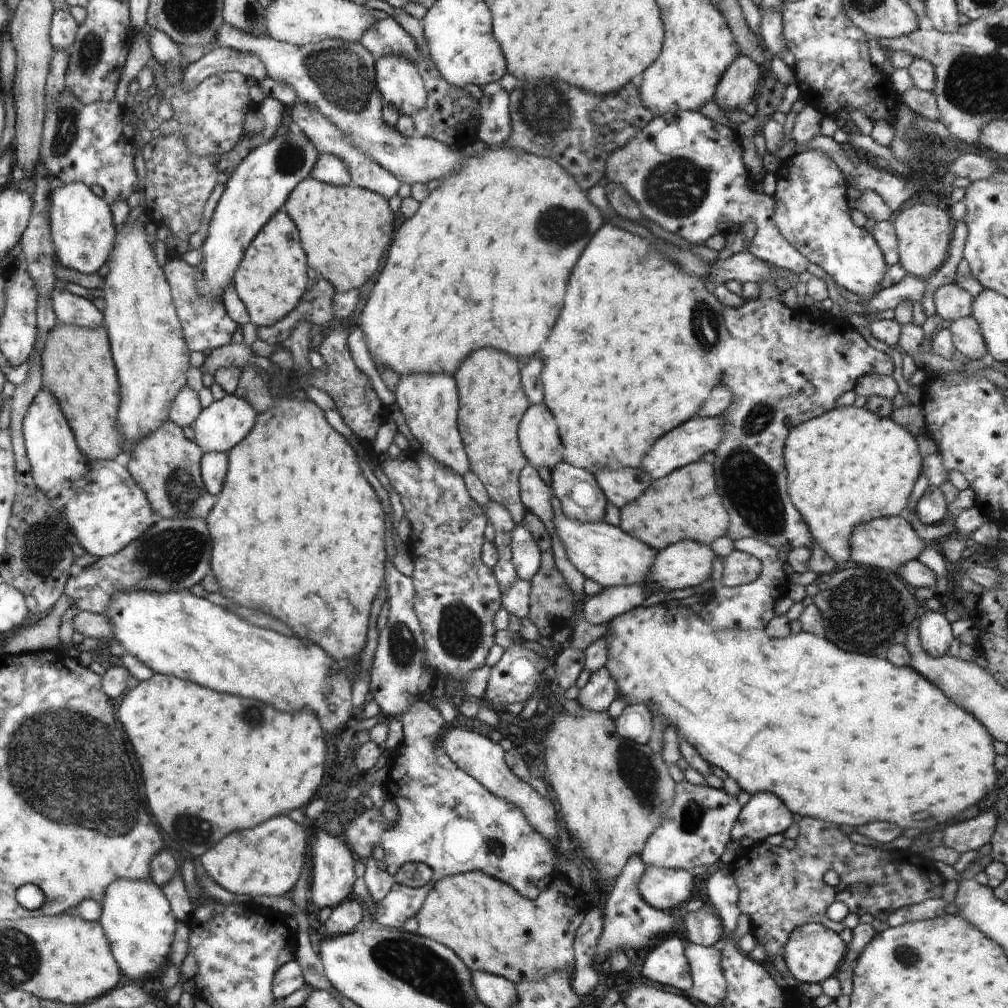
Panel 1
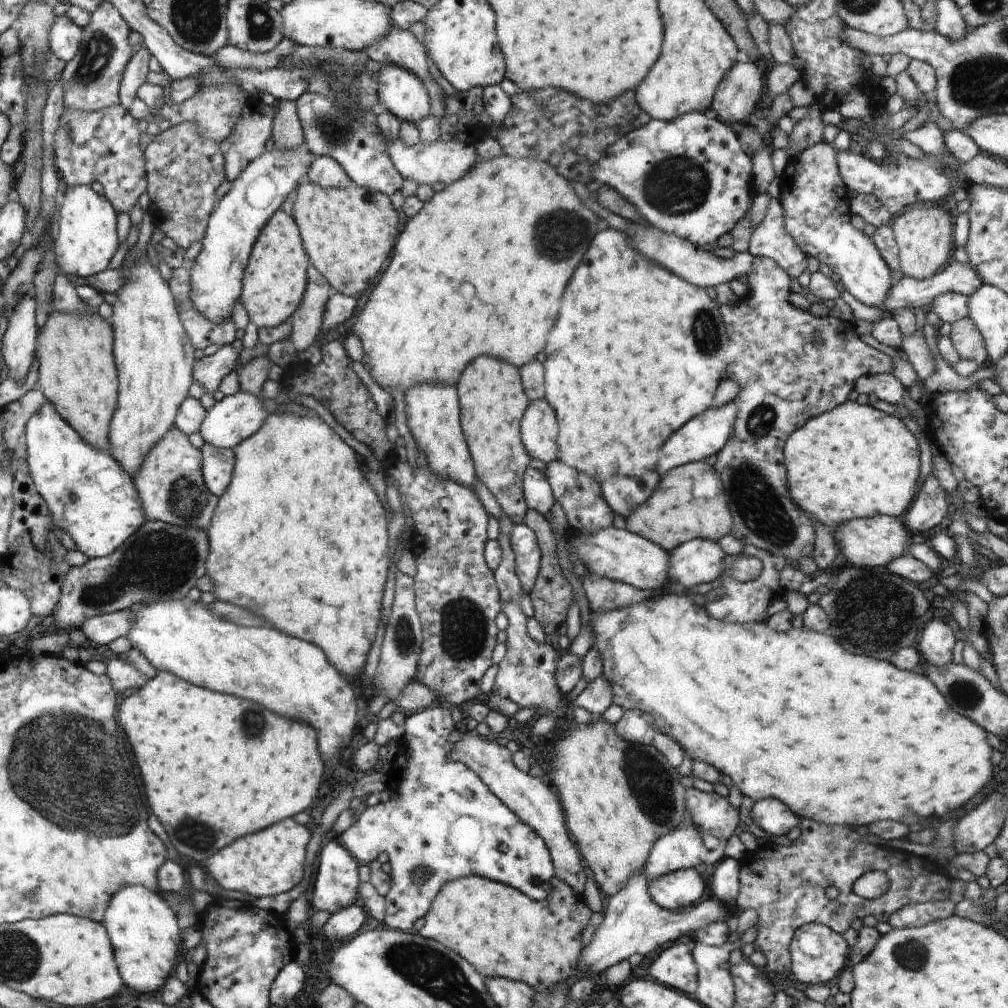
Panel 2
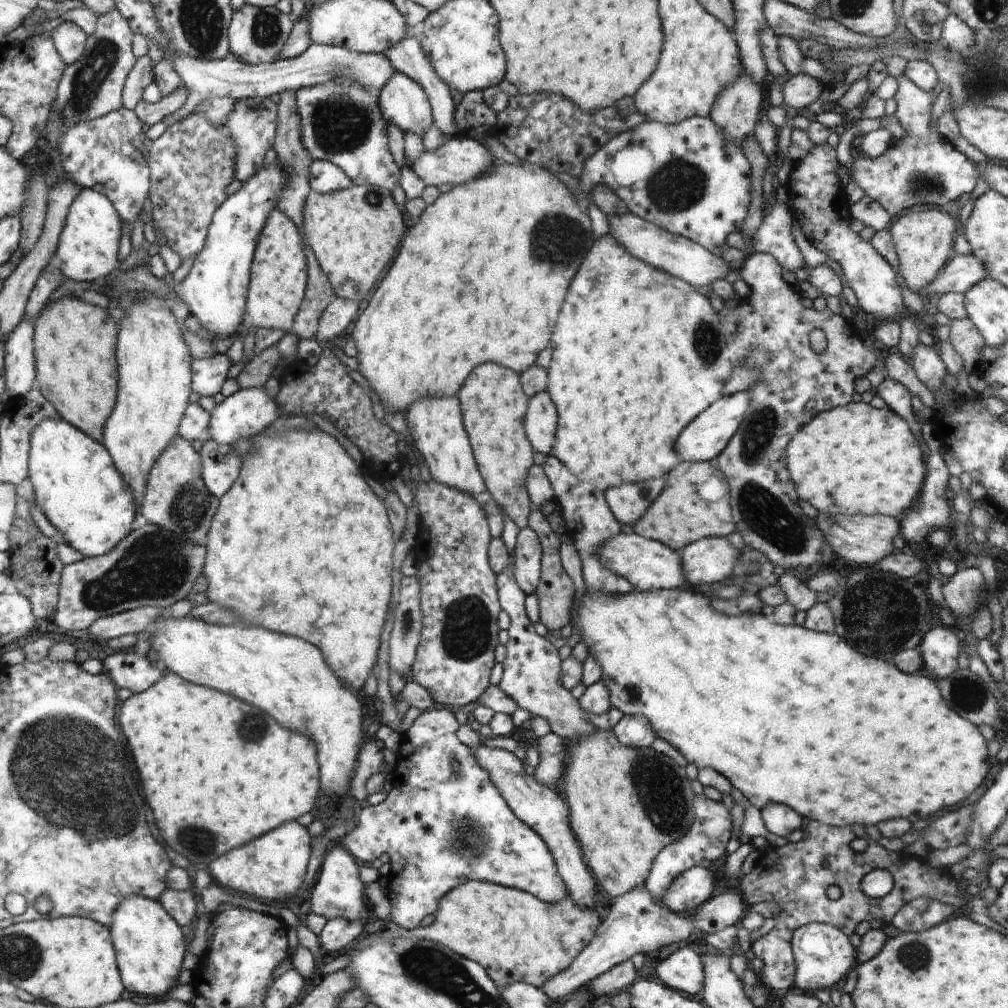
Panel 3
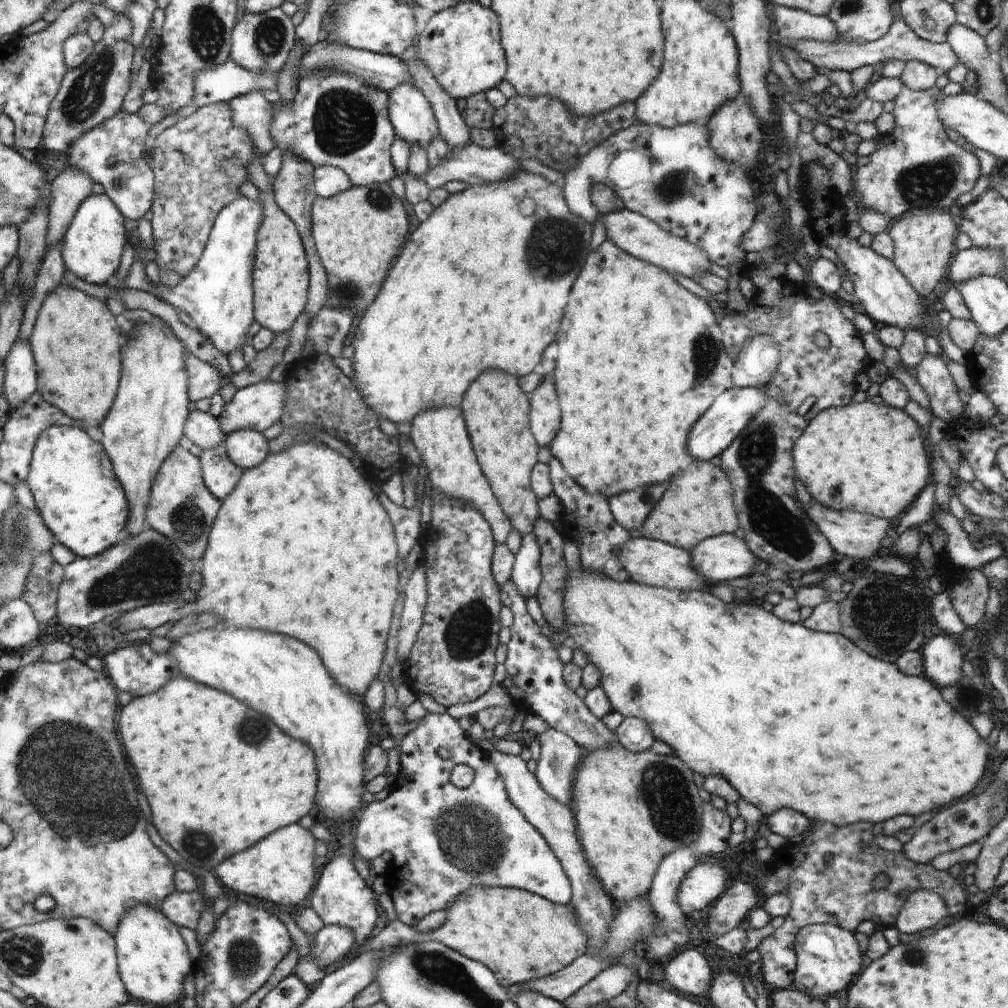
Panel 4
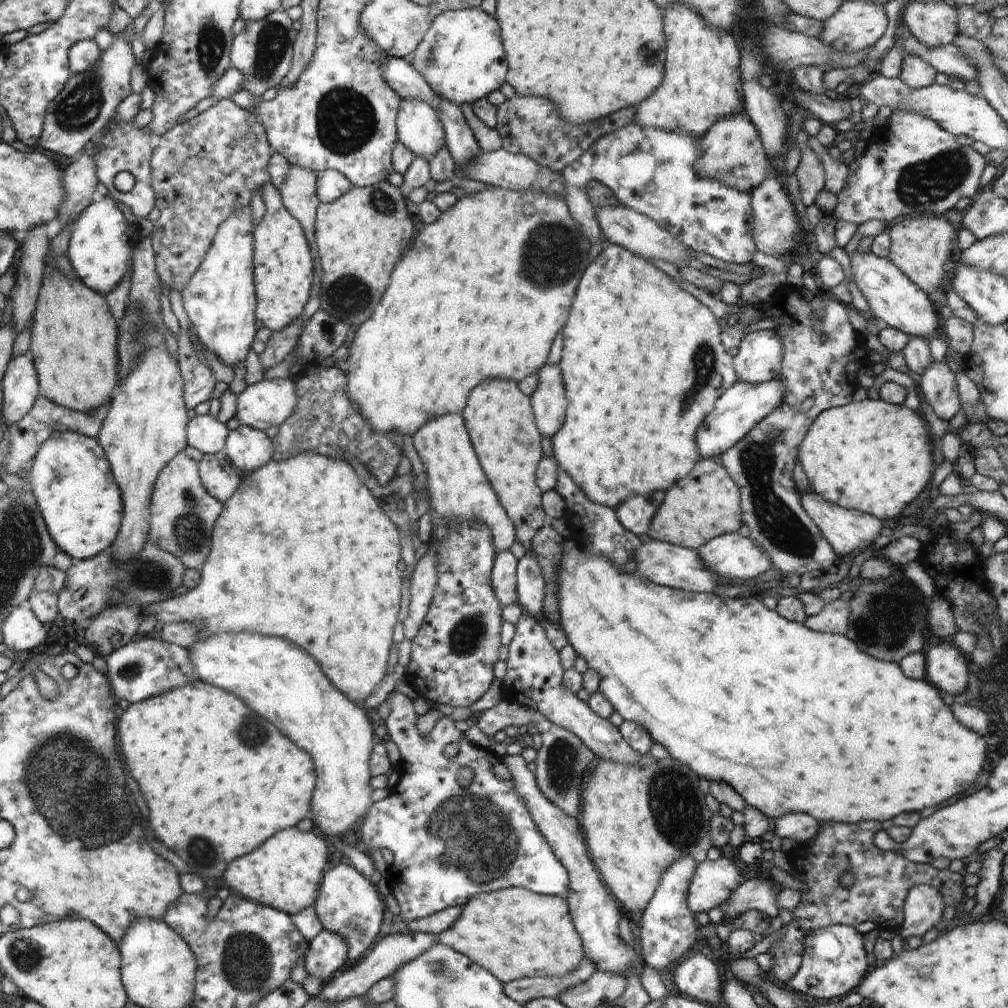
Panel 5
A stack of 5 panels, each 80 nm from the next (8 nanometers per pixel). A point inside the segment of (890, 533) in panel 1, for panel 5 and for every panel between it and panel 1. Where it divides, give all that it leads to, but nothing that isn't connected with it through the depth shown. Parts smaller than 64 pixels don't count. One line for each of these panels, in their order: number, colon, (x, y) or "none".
2: (872, 542)
3: (865, 539)
4: (851, 533)
5: (846, 530)

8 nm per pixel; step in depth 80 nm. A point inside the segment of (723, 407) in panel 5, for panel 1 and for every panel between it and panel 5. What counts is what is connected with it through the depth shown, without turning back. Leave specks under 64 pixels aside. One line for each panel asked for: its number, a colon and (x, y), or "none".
1: (687, 443)
2: (706, 434)
3: (707, 435)
4: (730, 413)

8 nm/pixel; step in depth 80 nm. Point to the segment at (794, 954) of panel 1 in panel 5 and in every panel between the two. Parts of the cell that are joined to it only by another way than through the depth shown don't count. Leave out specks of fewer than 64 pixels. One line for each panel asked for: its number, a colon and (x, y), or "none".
2: (818, 954)
3: (824, 956)
4: (828, 958)
5: (834, 962)

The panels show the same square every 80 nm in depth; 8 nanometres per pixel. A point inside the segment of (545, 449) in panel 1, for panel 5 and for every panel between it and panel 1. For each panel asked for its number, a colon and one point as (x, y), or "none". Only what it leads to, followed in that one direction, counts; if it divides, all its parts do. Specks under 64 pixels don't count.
2: (539, 427)
3: (540, 423)
4: (545, 415)
5: (549, 402)

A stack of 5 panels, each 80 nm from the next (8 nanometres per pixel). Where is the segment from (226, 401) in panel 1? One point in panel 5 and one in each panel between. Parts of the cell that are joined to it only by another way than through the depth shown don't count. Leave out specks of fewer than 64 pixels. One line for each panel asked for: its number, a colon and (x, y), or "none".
2: (236, 417)
3: (248, 412)
4: (257, 407)
5: (268, 403)

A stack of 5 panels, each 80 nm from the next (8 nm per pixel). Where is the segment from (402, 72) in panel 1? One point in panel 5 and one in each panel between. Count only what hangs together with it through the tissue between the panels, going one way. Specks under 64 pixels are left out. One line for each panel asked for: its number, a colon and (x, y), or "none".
2: (401, 93)
3: (404, 103)
4: (413, 117)
5: (419, 127)

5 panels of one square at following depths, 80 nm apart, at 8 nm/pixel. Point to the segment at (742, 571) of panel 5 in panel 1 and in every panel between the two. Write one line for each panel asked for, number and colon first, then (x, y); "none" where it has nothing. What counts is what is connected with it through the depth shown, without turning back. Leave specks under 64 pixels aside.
1: (686, 564)
2: (700, 560)
3: (708, 560)
4: (725, 557)

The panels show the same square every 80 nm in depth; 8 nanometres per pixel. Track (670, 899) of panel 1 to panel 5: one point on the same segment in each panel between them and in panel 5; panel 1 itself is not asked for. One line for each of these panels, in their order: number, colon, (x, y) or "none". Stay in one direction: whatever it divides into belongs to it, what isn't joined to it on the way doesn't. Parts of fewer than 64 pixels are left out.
2: (680, 889)
3: (689, 890)
4: (706, 882)
5: (714, 881)

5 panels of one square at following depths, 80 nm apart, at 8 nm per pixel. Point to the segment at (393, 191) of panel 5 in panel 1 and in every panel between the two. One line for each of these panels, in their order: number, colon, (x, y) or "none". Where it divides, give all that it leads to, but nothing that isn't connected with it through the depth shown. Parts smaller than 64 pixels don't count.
1: (345, 229)
2: (349, 233)
3: (353, 233)
4: (358, 232)

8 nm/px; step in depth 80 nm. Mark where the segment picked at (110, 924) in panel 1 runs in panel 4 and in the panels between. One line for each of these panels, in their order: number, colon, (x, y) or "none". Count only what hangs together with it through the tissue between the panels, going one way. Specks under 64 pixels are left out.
2: (144, 932)
3: (150, 944)
4: (153, 960)

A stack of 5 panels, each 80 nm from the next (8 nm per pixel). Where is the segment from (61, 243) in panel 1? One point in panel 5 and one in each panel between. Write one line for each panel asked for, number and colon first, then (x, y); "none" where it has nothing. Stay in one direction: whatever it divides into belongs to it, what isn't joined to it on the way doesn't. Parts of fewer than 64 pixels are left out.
2: (86, 243)
3: (88, 248)
4: (93, 245)
5: (102, 243)

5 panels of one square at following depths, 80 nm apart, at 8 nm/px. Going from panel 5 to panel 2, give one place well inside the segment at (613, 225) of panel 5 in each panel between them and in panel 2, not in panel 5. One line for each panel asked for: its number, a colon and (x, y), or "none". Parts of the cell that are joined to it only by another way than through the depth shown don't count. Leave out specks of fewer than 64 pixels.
2: (697, 266)
3: (685, 259)
4: (634, 233)

